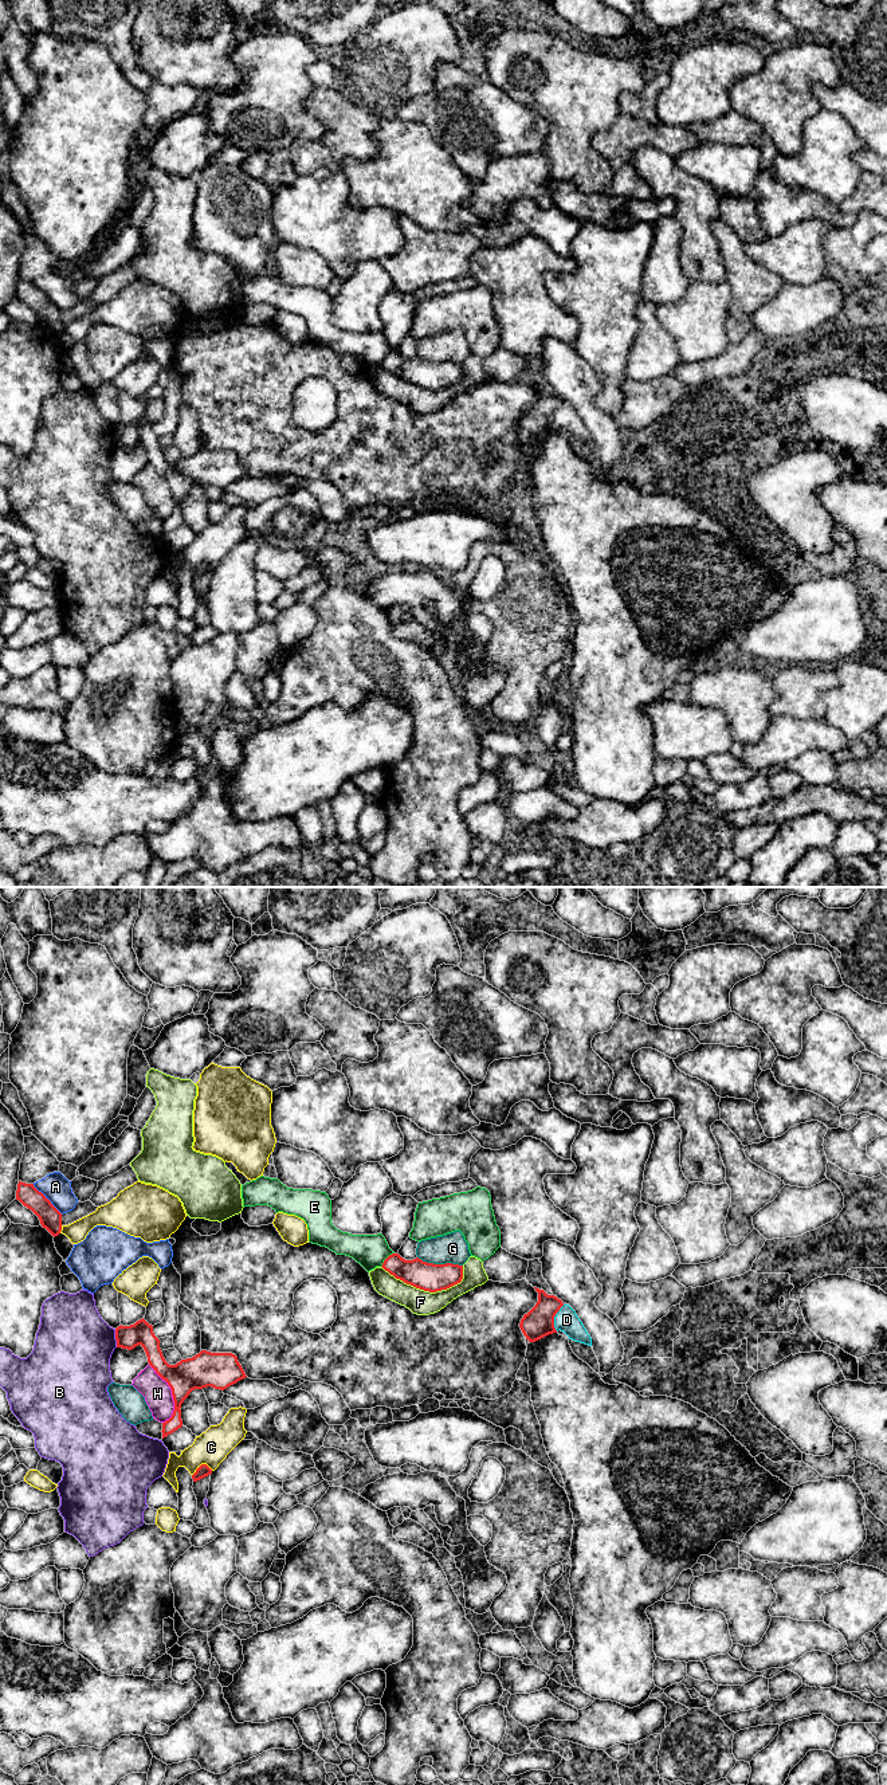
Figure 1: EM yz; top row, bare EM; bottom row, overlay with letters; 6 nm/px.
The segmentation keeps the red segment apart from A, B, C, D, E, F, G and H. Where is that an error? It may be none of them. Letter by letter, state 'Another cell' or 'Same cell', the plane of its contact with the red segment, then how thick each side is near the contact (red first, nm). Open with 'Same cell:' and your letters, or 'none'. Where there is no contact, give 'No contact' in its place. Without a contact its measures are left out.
Same cell: D
A: Another cell. Touches red in yz. Thickness 130 nm (red) against 170 nm
B: Another cell. Touches red in yz. Thickness 140 nm (red) against 440 nm
C: Another cell. Touches red in yz. Thickness 70 nm (red) against 200 nm
D: Same cell. Touches red in yz. Thickness 180 nm (red) against 140 nm
E: Another cell. Touches red in yz. Thickness 170 nm (red) against 200 nm
F: Another cell. Touches red in yz. Thickness 170 nm (red) against 150 nm
G: Another cell. Touches red in yz. Thickness 170 nm (red) against 180 nm
H: Another cell. Touches red in yz. Thickness 200 nm (red) against 170 nm

